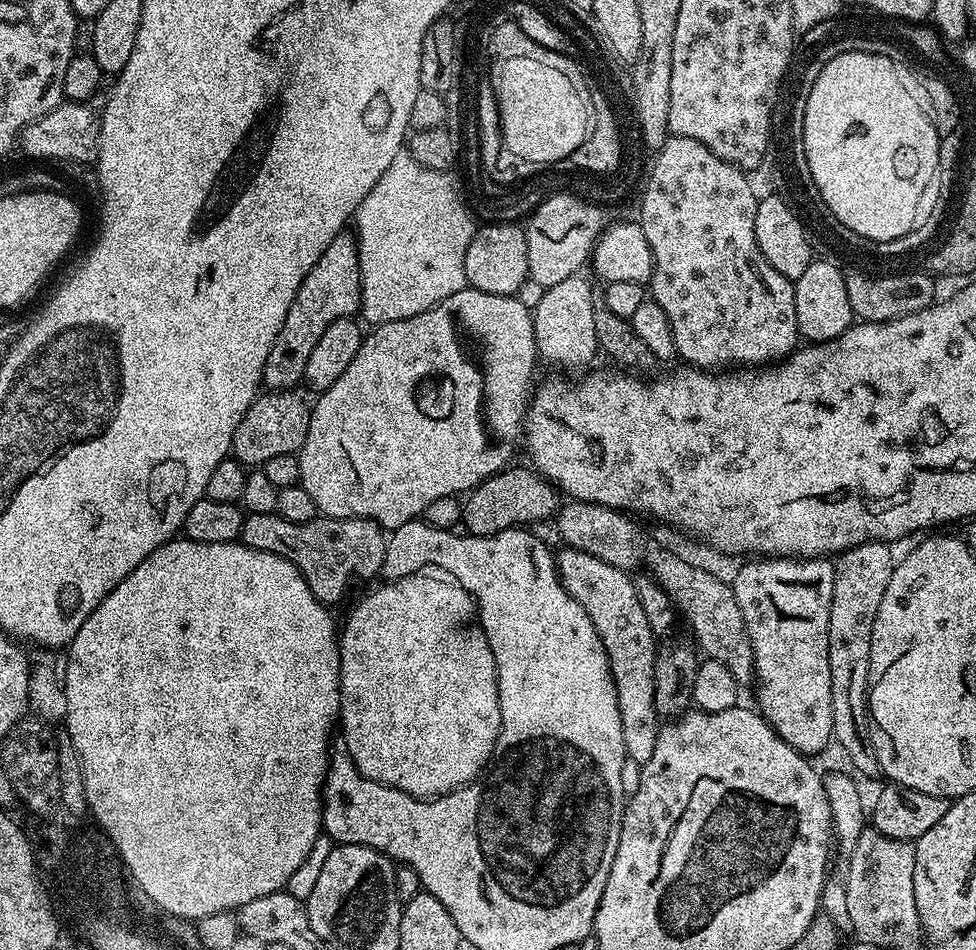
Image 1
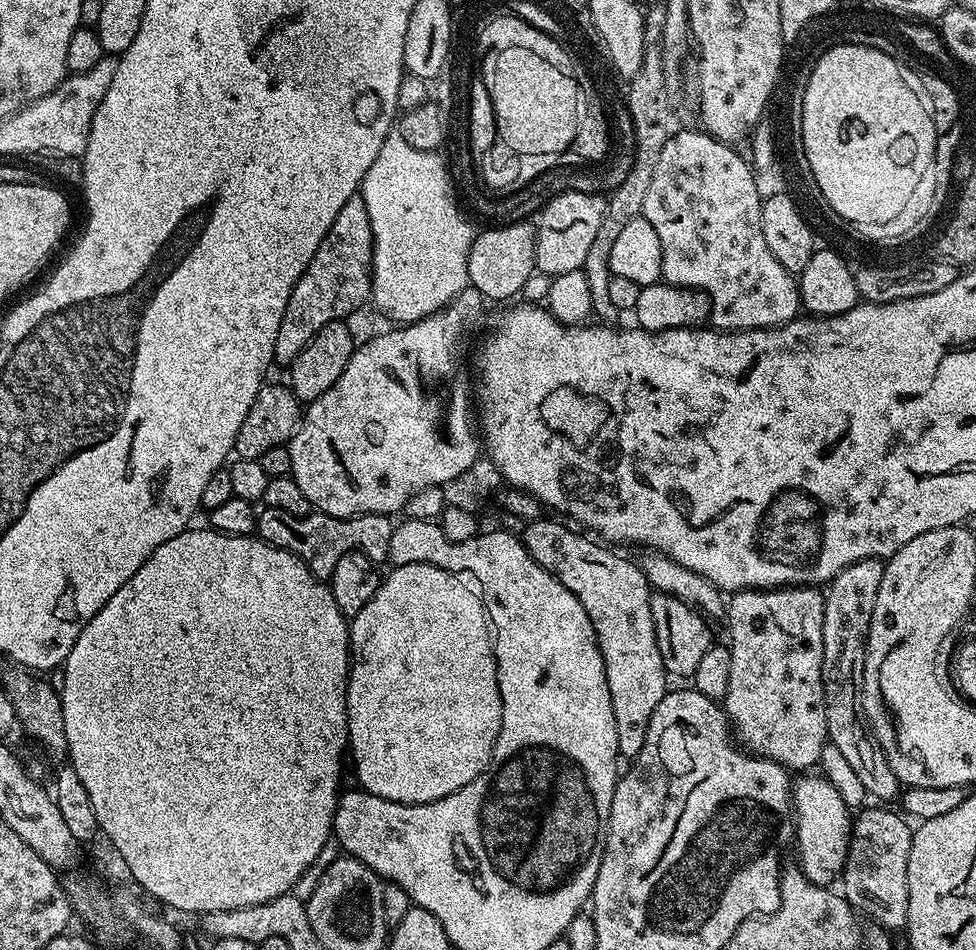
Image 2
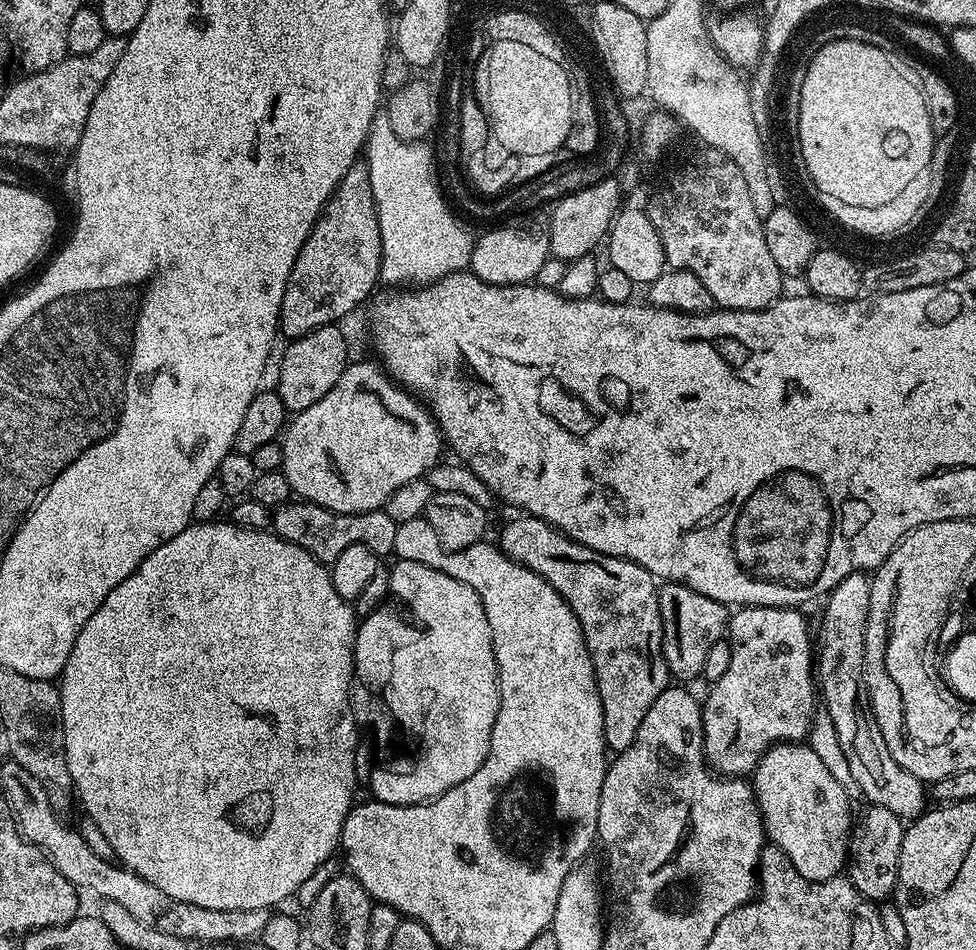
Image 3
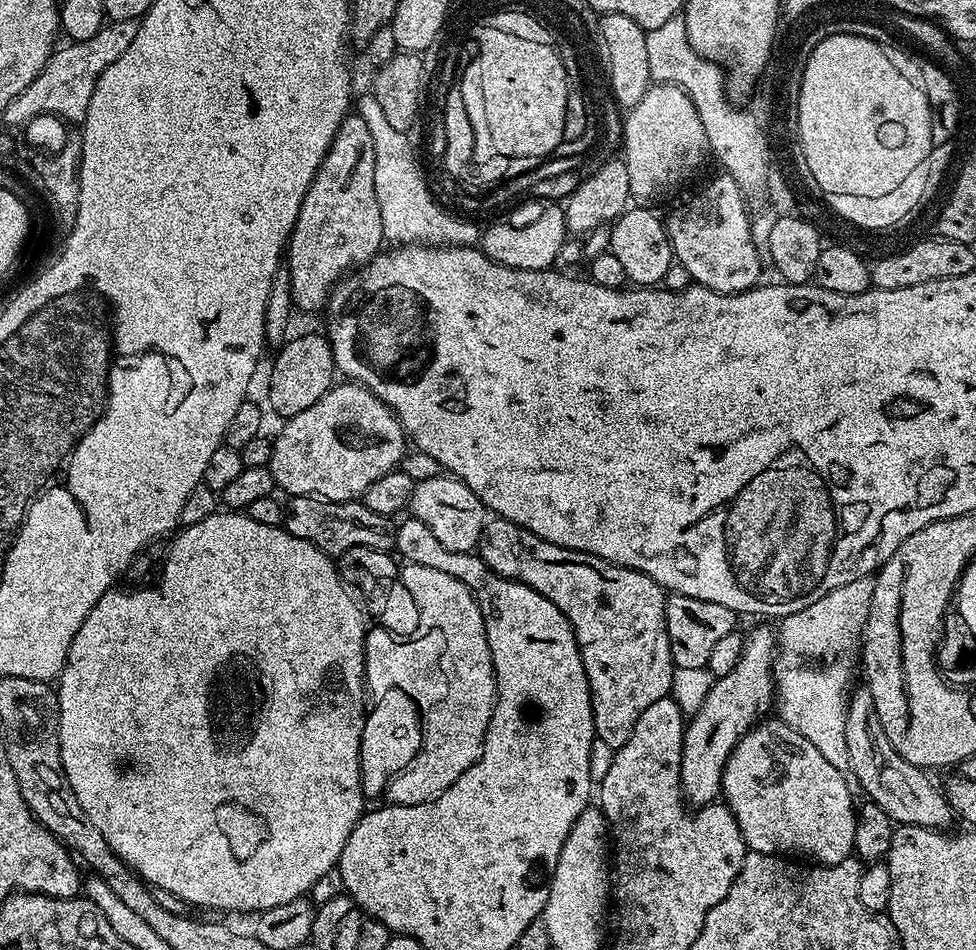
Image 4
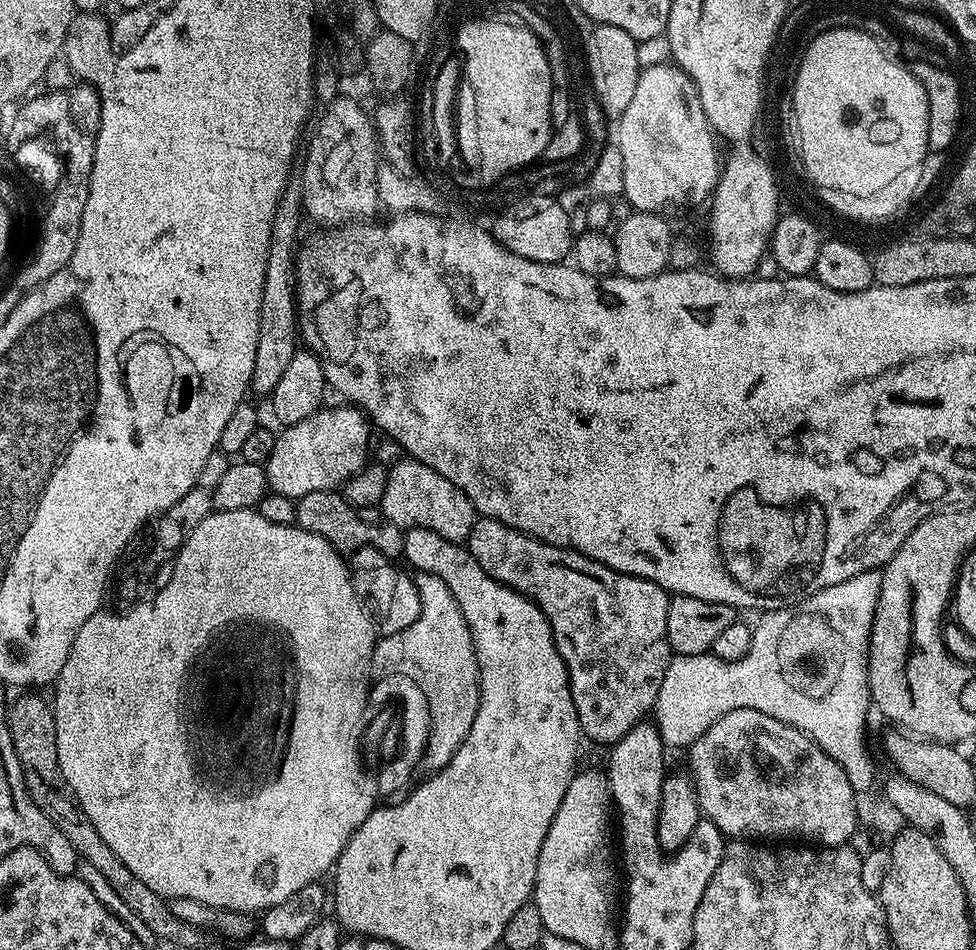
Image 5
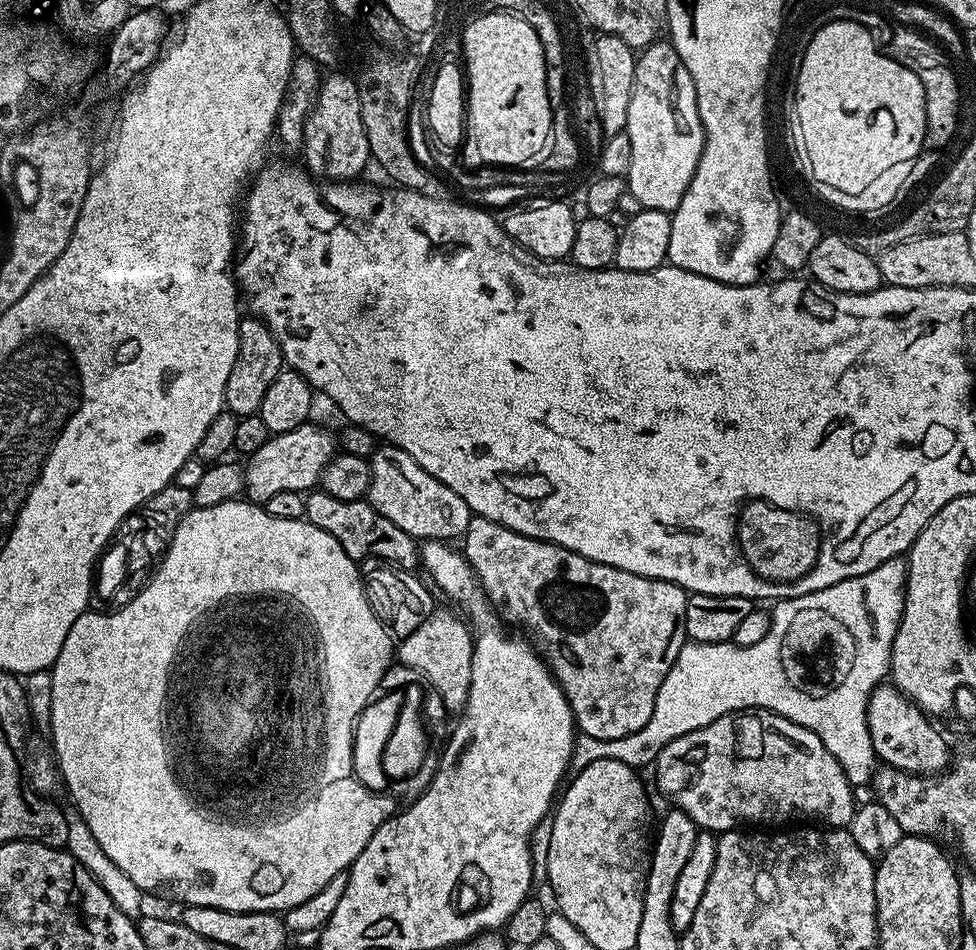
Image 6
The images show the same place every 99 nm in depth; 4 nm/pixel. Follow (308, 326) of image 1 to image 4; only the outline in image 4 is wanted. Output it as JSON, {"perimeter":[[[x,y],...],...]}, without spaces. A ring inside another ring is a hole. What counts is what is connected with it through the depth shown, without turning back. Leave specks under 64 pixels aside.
{"perimeter":[[[349,114],[342,126],[338,126],[338,134],[306,192],[288,242],[286,271],[292,280],[293,305],[299,311],[300,308],[304,312],[316,312],[319,308],[321,311],[327,305],[332,289],[360,265],[373,260],[385,244],[382,210],[378,210],[378,198],[374,194],[374,138],[361,116]]]}

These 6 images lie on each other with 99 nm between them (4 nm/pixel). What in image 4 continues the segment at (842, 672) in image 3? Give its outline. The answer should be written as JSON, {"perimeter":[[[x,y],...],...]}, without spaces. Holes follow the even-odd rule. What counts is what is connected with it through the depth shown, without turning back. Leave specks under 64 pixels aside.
{"perimeter":[[[867,686],[853,687],[848,697],[848,707],[844,709],[844,733],[846,734],[846,751],[850,754],[850,773],[860,784],[861,793],[871,803],[882,806],[886,814],[897,825],[909,824],[910,826],[922,826],[923,828],[935,828],[944,830],[948,823],[954,820],[954,813],[948,804],[948,797],[939,787],[932,785],[932,780],[927,771],[902,758],[894,746],[890,746],[890,738],[882,730],[882,722],[878,722],[878,714],[874,710],[874,698]]]}

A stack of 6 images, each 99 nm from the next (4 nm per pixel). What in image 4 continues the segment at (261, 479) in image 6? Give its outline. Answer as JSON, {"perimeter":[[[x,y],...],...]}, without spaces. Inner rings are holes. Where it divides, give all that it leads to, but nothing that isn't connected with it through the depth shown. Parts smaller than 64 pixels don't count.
{"perimeter":[[[340,382],[333,386],[310,410],[289,416],[283,421],[284,429],[272,440],[272,457],[268,467],[279,491],[293,496],[318,496],[322,500],[359,501],[367,488],[378,478],[397,471],[404,456],[406,437],[400,420],[370,389],[355,382]]]}

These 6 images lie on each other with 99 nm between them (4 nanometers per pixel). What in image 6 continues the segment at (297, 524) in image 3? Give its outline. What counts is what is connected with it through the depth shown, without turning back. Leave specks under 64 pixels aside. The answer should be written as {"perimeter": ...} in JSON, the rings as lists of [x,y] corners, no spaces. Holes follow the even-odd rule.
{"perimeter":[[[312,490],[304,496],[304,514],[308,523],[318,526],[318,530],[326,530],[326,534],[330,534],[330,538],[334,538],[334,542],[338,542],[338,546],[342,546],[354,561],[373,559],[400,570],[417,567],[417,541],[372,508],[367,499],[339,500],[325,492]]]}

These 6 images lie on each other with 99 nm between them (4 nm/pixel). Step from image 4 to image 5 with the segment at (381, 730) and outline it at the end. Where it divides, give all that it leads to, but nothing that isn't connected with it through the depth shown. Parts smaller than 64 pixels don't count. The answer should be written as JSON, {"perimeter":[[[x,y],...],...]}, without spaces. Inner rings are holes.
{"perimeter":[[[388,672],[380,681],[373,683],[370,688],[370,700],[376,706],[395,706],[400,707],[398,710],[399,725],[399,749],[385,763],[385,768],[376,776],[376,792],[377,797],[392,796],[395,792],[403,793],[409,787],[408,783],[412,780],[412,775],[417,771],[421,771],[424,755],[426,754],[426,746],[430,742],[430,702],[426,702],[426,694],[422,694],[422,686],[418,686],[418,682],[414,682],[406,674],[398,674],[397,672]]]}

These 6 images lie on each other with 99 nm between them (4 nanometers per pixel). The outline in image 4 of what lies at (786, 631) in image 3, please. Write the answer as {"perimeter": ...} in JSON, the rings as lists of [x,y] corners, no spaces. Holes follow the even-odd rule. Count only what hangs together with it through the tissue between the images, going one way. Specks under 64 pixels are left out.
{"perimeter":[[[756,628],[752,633],[744,636],[744,649],[738,658],[738,666],[730,670],[730,674],[719,677],[713,683],[702,706],[691,715],[684,730],[682,742],[682,762],[680,763],[680,790],[684,799],[693,809],[711,804],[721,795],[720,779],[724,773],[726,762],[730,754],[736,749],[736,743],[761,719],[760,712],[764,712],[774,700],[774,661],[777,659],[775,631],[768,628]]]}

